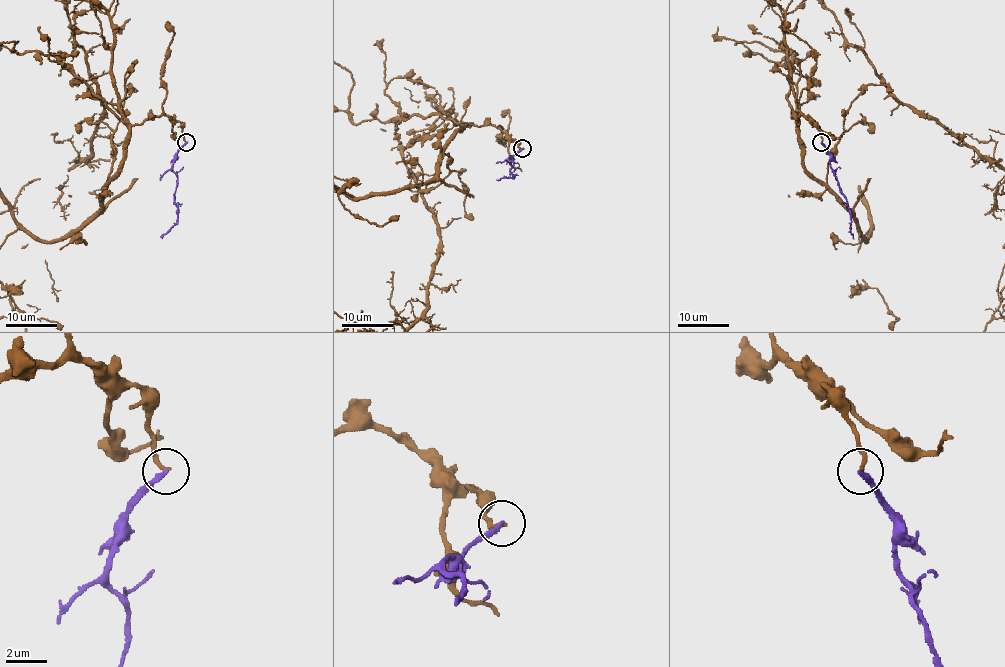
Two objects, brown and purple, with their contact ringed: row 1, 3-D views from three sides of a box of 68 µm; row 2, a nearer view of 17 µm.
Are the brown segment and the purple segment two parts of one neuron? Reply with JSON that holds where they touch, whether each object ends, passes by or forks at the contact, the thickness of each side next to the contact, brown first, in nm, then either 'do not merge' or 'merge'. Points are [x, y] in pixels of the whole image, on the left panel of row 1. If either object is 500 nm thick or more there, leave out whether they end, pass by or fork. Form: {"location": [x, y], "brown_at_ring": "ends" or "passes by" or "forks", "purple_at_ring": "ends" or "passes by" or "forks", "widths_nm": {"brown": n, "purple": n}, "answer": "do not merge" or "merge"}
{"location": [186, 142], "brown_at_ring": "ends", "purple_at_ring": "ends", "widths_nm": {"brown": 190, "purple": 260}, "answer": "do not merge"}

